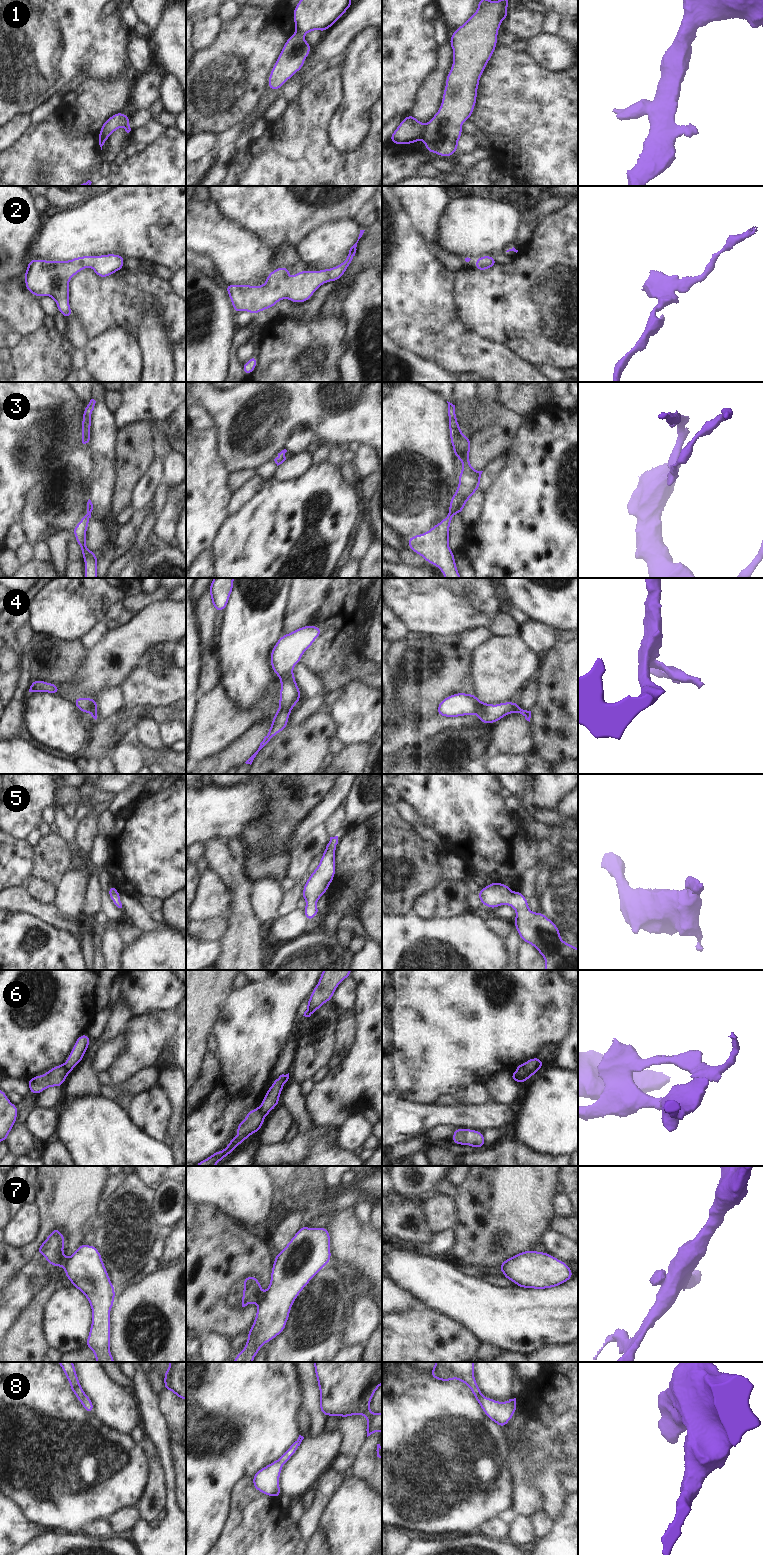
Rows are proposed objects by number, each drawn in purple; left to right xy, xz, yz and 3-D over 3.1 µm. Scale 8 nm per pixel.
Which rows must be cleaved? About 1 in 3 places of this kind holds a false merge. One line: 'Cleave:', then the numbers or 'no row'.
Cleave: 1, 4, 6, 7

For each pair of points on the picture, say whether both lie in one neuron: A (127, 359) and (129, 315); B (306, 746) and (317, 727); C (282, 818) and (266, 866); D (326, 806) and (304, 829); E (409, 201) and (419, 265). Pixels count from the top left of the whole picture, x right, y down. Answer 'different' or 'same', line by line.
A: different
B: same
C: same
D: same
E: different

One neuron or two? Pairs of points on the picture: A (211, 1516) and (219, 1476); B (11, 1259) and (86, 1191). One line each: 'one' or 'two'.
A: one
B: one

